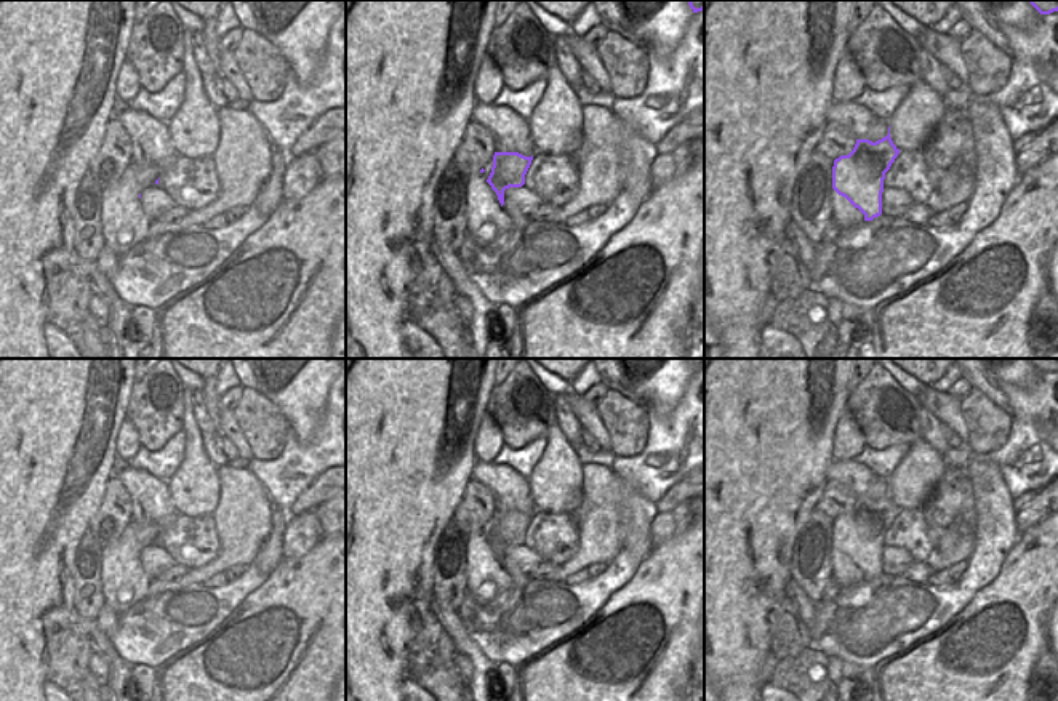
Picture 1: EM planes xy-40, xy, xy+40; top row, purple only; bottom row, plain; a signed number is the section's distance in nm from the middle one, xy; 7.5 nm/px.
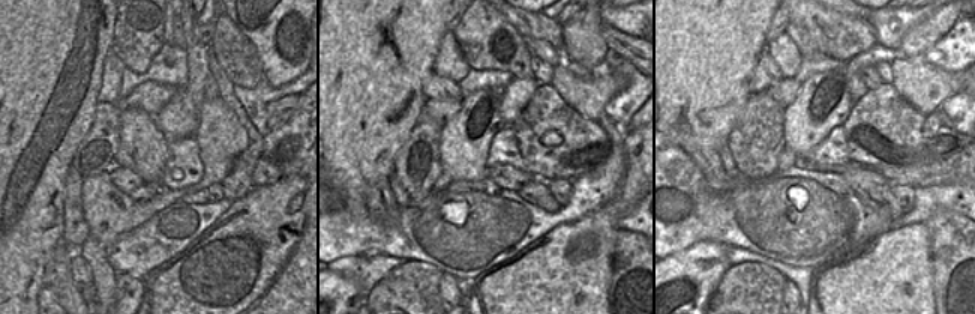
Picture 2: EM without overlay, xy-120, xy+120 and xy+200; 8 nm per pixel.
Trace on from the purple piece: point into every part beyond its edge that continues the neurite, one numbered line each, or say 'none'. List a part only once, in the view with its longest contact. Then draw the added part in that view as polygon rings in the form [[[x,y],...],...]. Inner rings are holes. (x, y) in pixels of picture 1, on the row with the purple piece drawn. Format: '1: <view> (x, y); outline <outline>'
1: xy (485, 216); outline [[[493,160],[485,171],[471,171],[467,176],[466,232],[477,248],[490,245],[501,232],[514,227],[512,218],[501,206],[496,192],[487,182]]]

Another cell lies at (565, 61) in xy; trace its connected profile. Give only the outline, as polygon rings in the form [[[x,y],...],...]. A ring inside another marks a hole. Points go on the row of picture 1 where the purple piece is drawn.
[[[560,35],[555,37],[555,66],[563,74],[570,86],[583,86],[581,64],[571,53],[567,40]]]

